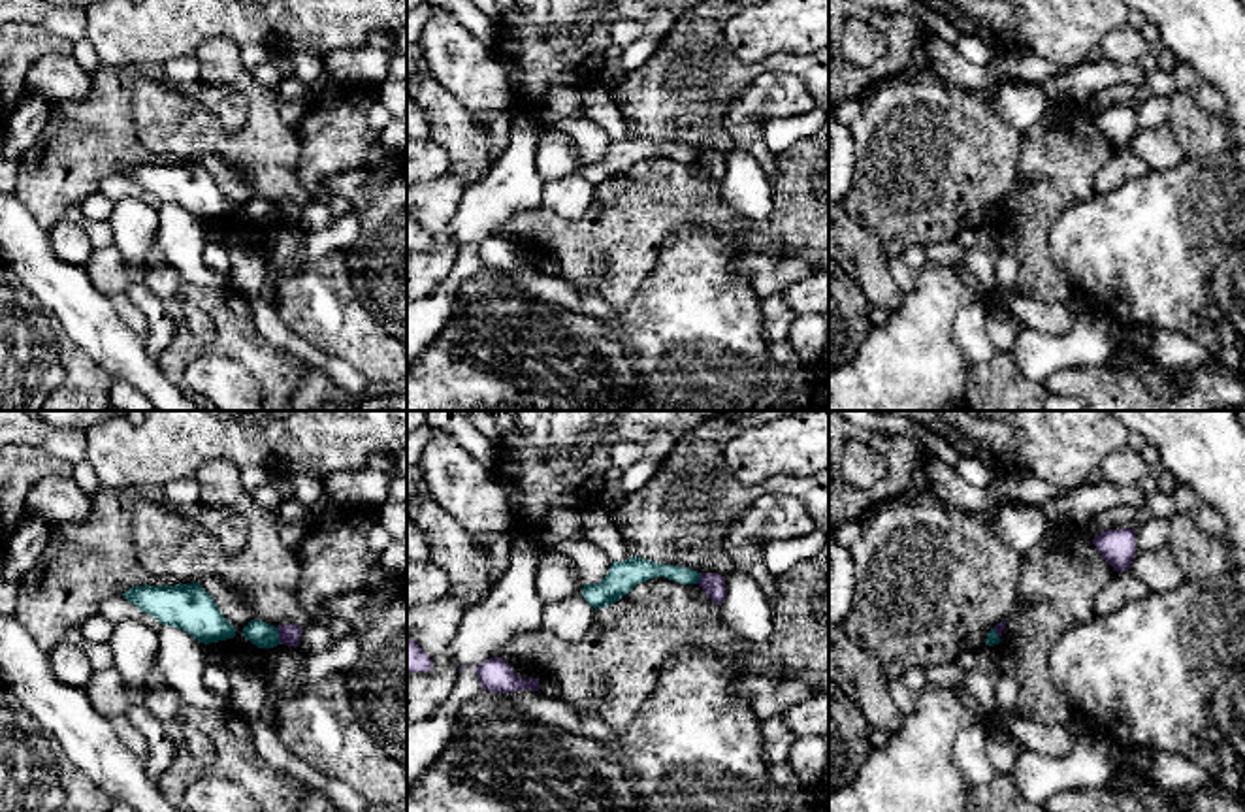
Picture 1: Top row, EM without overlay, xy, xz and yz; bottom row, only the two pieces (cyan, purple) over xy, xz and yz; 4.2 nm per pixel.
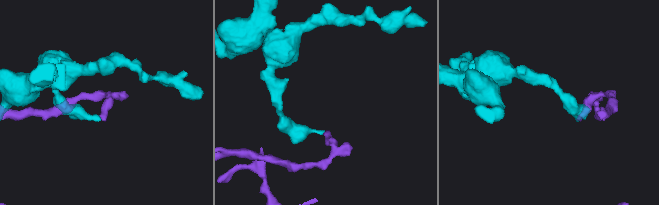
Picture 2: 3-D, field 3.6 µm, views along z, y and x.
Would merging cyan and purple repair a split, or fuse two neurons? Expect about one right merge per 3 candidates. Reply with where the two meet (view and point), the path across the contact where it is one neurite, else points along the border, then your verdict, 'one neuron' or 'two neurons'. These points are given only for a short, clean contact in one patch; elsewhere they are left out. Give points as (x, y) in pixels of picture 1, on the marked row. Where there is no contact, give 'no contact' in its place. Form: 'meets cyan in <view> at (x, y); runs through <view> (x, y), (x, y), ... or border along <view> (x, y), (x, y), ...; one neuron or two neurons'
meets cyan in xy at (277, 635); border along xy (275, 628), (281, 643); two neurons

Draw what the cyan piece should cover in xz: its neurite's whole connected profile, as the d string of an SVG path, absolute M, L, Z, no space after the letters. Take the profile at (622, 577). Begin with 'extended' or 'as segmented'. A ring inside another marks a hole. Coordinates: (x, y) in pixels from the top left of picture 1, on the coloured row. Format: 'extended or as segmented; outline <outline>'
as segmented; outline M631 556L625 561L612 561L606 577L601 582L584 584L582 595L595 610L599 610L620 601L637 584L657 577L665 577L680 584L697 584L701 573Z

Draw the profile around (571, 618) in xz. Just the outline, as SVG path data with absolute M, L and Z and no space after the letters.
M582 592L561 601L542 605L542 627L565 642L578 642L591 629L595 609Z

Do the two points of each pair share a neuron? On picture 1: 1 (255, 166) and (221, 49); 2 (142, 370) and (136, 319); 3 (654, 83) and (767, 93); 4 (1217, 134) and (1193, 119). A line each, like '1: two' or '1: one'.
1: one
2: two
3: two
4: one

